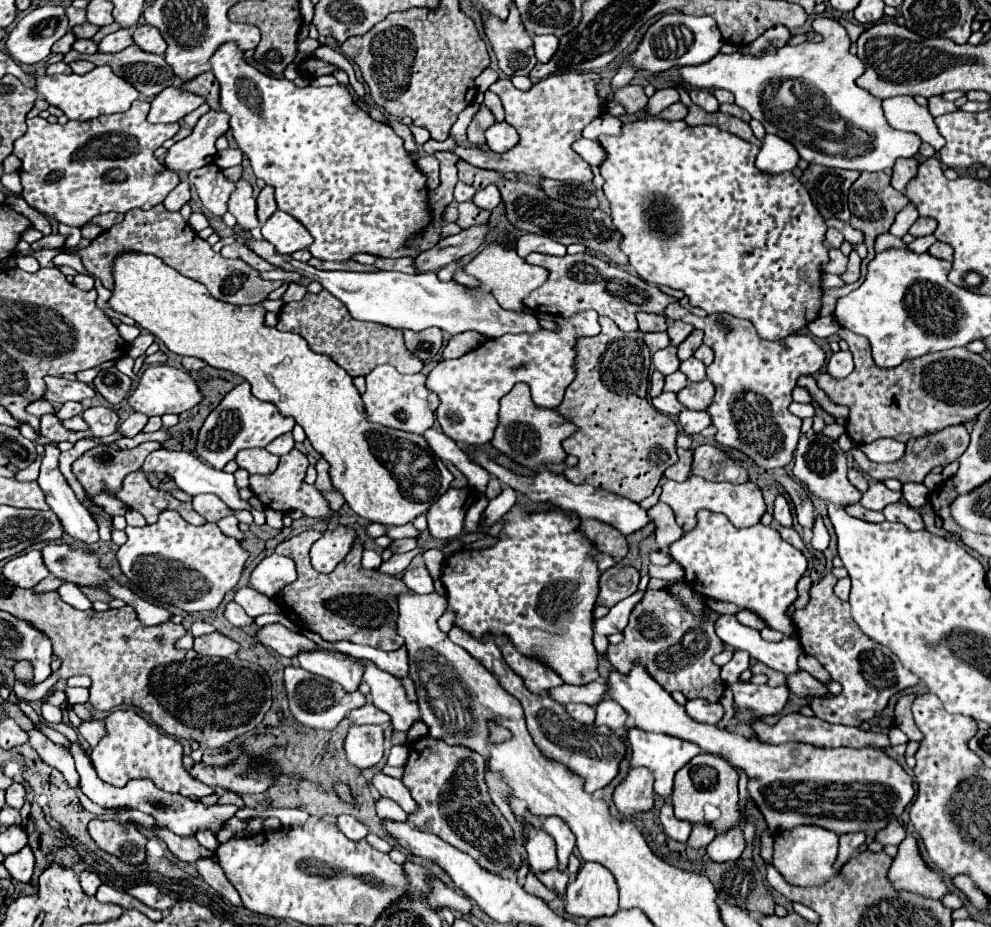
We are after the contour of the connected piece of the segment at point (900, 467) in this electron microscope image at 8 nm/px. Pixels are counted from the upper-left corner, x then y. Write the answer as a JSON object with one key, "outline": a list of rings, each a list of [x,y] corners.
{"outline":[[[957,424],[957,426],[947,426],[939,432],[935,432],[933,436],[921,436],[921,438],[915,438],[915,440],[909,440],[907,442],[907,452],[901,460],[897,462],[891,462],[891,464],[875,464],[871,462],[859,448],[853,448],[853,458],[855,462],[859,464],[859,468],[863,472],[867,472],[873,480],[887,480],[887,478],[895,478],[899,480],[901,484],[905,482],[923,482],[923,478],[935,468],[935,466],[945,466],[953,460],[957,460],[965,450],[967,450],[967,444],[969,444],[969,432],[965,430],[963,424]]]}

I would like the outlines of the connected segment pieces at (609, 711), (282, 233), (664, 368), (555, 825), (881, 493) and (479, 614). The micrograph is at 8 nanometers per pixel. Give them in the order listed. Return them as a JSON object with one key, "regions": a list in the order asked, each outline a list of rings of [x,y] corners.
{"regions":[[[[605,698],[597,704],[597,718],[595,718],[595,726],[607,726],[609,730],[617,732],[627,724],[627,712],[623,712],[623,708],[619,704],[615,704],[613,700]]],[[[277,210],[263,224],[261,234],[281,254],[293,254],[297,250],[307,248],[313,242],[311,234],[305,230],[305,226],[301,222],[297,222],[293,216],[281,212],[281,210]]],[[[667,346],[663,350],[657,350],[651,356],[651,362],[655,366],[655,370],[659,370],[661,374],[673,374],[679,370],[679,358],[677,358],[677,350],[675,346]]],[[[555,816],[545,818],[543,830],[555,840],[557,858],[559,858],[559,870],[565,870],[567,868],[567,858],[573,852],[573,846],[575,846],[573,832],[569,830],[569,826],[561,818],[555,818]]],[[[871,482],[869,490],[861,496],[859,504],[869,510],[883,510],[887,504],[899,502],[901,492],[891,492],[883,482]]],[[[513,506],[503,520],[507,524],[493,548],[461,550],[445,560],[441,582],[447,590],[447,608],[457,614],[455,624],[473,632],[473,636],[481,636],[485,632],[491,632],[495,638],[507,636],[519,652],[545,660],[545,664],[549,664],[567,684],[583,686],[595,682],[599,674],[591,624],[601,572],[591,560],[593,546],[575,532],[579,518],[561,510],[525,514],[519,506]]]]}

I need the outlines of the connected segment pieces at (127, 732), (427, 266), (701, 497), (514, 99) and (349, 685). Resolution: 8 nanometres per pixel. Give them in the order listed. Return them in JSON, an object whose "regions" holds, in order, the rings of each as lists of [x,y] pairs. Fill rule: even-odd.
{"regions":[[[[115,710],[105,718],[107,736],[91,748],[91,762],[97,776],[111,786],[125,786],[133,778],[149,778],[165,792],[177,792],[189,798],[203,798],[213,794],[213,788],[201,784],[185,772],[181,758],[183,746],[173,736],[167,736],[157,726],[149,724],[135,710]]],[[[471,226],[455,236],[439,240],[439,244],[435,244],[431,250],[425,250],[415,258],[417,272],[437,272],[453,260],[473,254],[485,240],[485,234],[487,226]]],[[[689,476],[689,480],[685,482],[675,482],[675,480],[667,480],[663,484],[661,490],[661,502],[665,502],[667,506],[671,506],[671,510],[675,512],[675,520],[683,530],[691,530],[695,526],[695,514],[705,508],[711,512],[721,512],[725,514],[737,528],[747,528],[747,526],[755,526],[761,516],[765,514],[765,502],[763,502],[763,494],[761,490],[753,484],[753,482],[745,482],[745,484],[731,484],[731,482],[707,482],[699,476]]],[[[569,72],[539,80],[523,92],[517,90],[509,78],[497,80],[489,90],[501,98],[505,108],[505,122],[509,122],[519,134],[519,142],[509,152],[495,154],[489,150],[477,150],[477,146],[459,146],[451,138],[445,142],[427,140],[423,144],[423,150],[427,154],[433,154],[437,150],[449,150],[477,168],[489,168],[497,172],[525,172],[531,176],[561,180],[569,184],[589,182],[593,178],[591,166],[577,152],[573,152],[571,144],[581,138],[583,128],[591,120],[605,112],[605,100],[597,94],[599,82],[601,76],[597,72]],[[485,160],[489,160],[489,166],[485,166]]],[[[301,652],[297,660],[307,672],[341,684],[345,692],[355,692],[361,684],[361,670],[347,660],[333,656],[331,652]]]]}

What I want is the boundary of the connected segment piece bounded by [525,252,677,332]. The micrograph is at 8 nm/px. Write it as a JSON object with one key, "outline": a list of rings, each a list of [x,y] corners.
{"outline":[[[531,252],[527,256],[529,264],[539,264],[543,268],[547,268],[549,280],[537,288],[535,292],[529,294],[529,298],[525,298],[525,306],[529,306],[531,310],[535,310],[537,314],[547,312],[553,316],[575,316],[577,312],[585,312],[585,310],[595,310],[599,316],[609,316],[621,330],[631,332],[635,328],[635,314],[637,312],[649,312],[649,314],[663,314],[665,308],[671,302],[677,302],[677,298],[663,294],[655,284],[649,284],[637,276],[633,276],[631,272],[603,262],[597,256],[591,254],[575,254],[575,256],[545,256],[545,254],[535,254]]]}

